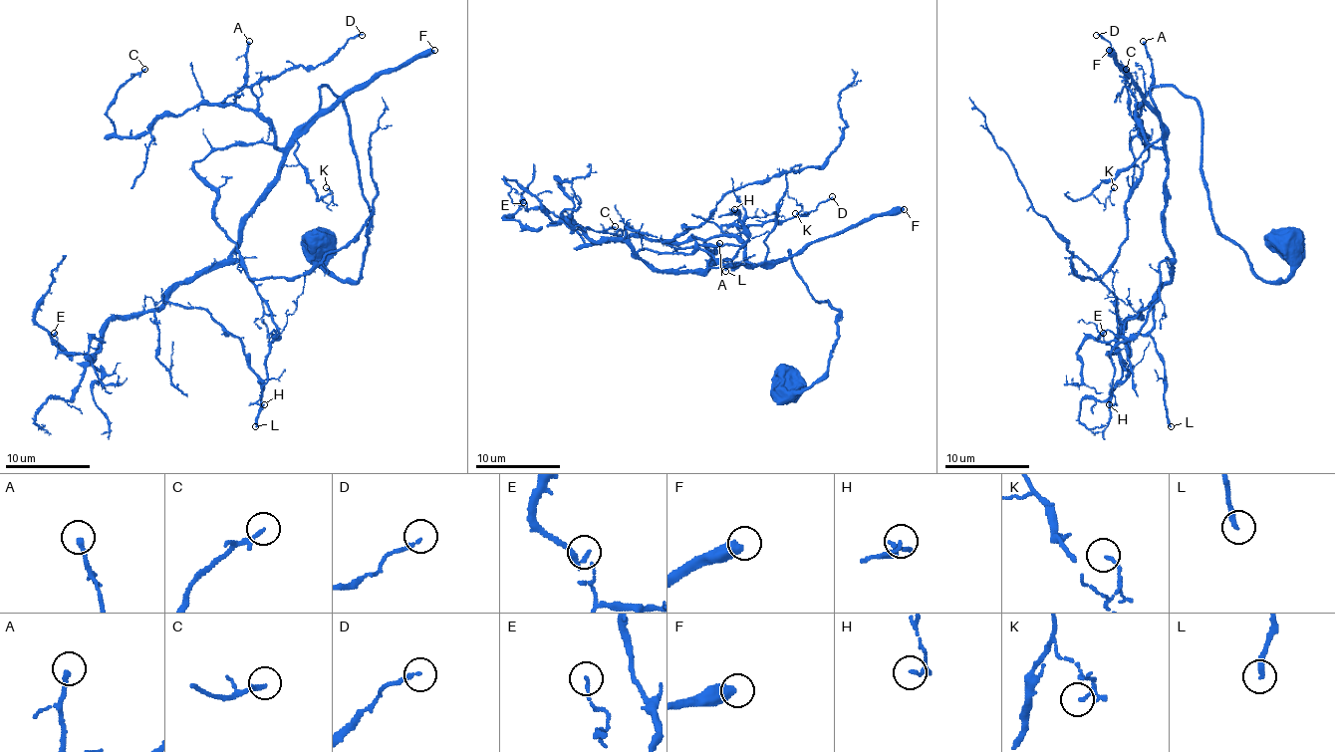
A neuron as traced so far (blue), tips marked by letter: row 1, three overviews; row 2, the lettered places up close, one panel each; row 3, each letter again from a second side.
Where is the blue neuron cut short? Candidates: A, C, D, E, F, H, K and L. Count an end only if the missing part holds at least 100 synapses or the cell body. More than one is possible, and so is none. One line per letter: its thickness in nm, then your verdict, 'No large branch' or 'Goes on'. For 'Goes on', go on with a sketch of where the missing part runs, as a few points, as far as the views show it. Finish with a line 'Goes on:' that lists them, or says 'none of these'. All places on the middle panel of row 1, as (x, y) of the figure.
A: Thickness 240 nm. No large branch
C: Thickness 200 nm. No large branch
D: Thickness 140 nm. No large branch
E: Thickness 130 nm. No large branch
F: Thickness 500 nm. Goes on
H: Thickness 130 nm. No large branch
K: Thickness 100 nm. No large branch
L: Thickness 240 nm. No large branch
Goes on: F

